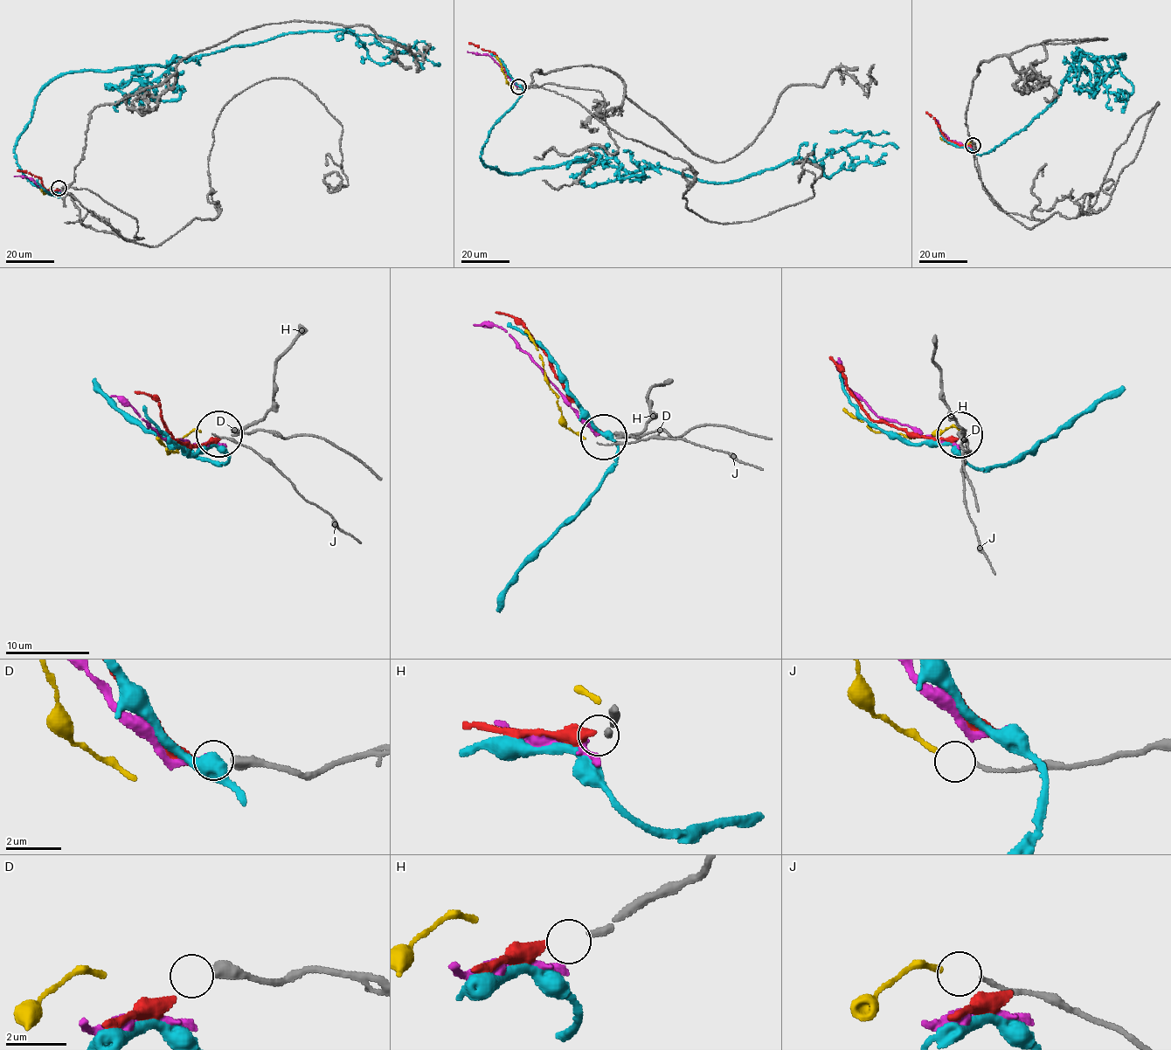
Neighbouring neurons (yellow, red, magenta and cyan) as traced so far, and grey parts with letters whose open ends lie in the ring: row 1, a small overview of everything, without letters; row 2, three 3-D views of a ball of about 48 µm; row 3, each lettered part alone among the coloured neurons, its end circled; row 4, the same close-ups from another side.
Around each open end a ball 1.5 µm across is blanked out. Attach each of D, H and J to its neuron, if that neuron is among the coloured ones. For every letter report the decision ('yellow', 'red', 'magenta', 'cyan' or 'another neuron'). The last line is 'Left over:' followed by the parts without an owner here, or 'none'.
D: another neuron
H: red
J: yellow
Left over: D

